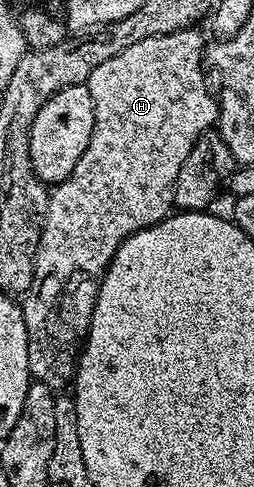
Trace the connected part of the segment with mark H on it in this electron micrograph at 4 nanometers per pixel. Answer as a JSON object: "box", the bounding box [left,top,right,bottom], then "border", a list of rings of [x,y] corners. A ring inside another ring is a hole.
{"box":[21,27,219,387],"border":[[[192,27],[169,35],[157,35],[153,39],[141,39],[141,43],[133,43],[133,47],[125,47],[125,51],[121,51],[121,55],[113,55],[113,59],[105,59],[105,63],[101,63],[101,67],[97,67],[97,71],[93,71],[93,75],[89,75],[86,87],[89,95],[93,95],[93,103],[95,104],[93,135],[89,139],[89,147],[85,147],[85,155],[81,155],[77,167],[73,167],[73,175],[69,175],[69,179],[65,179],[50,190],[51,202],[41,235],[41,243],[37,247],[33,283],[27,288],[21,301],[25,315],[25,331],[29,335],[29,371],[36,381],[46,381],[52,387],[59,387],[59,384],[70,386],[74,382],[77,358],[91,326],[93,307],[97,303],[97,295],[99,294],[99,284],[103,282],[103,276],[107,274],[107,268],[117,251],[117,247],[121,247],[121,243],[130,233],[136,233],[150,225],[156,225],[158,221],[163,221],[171,216],[175,205],[175,184],[177,183],[177,175],[181,171],[181,163],[185,163],[189,151],[193,151],[193,143],[197,143],[200,135],[208,132],[219,120],[219,102],[212,86],[211,89],[207,86],[207,77],[203,74],[203,69],[205,70],[205,40],[203,41],[199,31],[198,28]]]}

